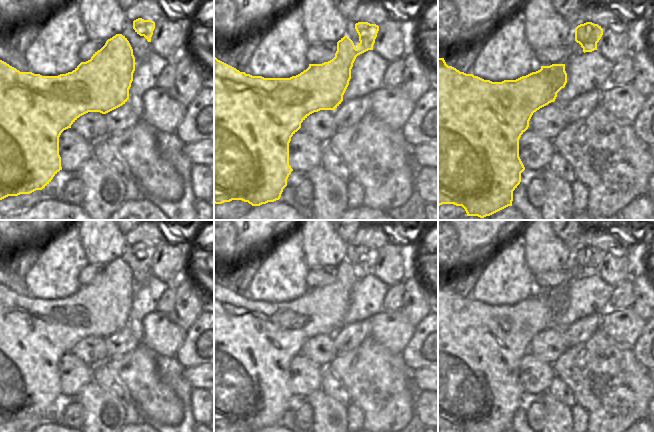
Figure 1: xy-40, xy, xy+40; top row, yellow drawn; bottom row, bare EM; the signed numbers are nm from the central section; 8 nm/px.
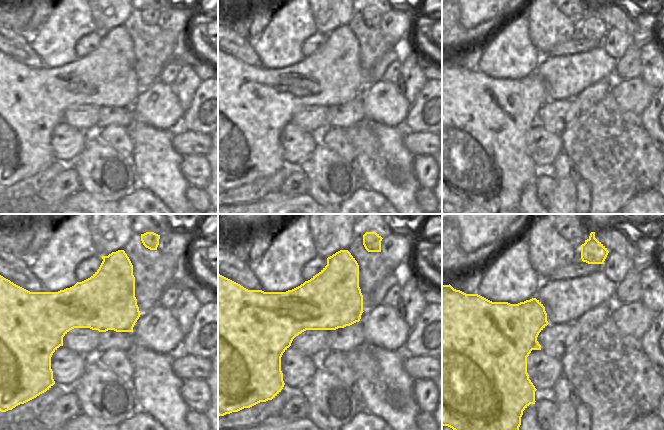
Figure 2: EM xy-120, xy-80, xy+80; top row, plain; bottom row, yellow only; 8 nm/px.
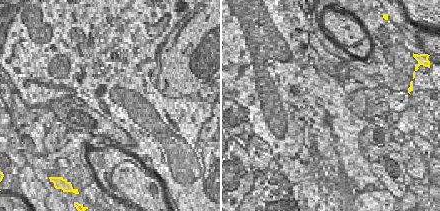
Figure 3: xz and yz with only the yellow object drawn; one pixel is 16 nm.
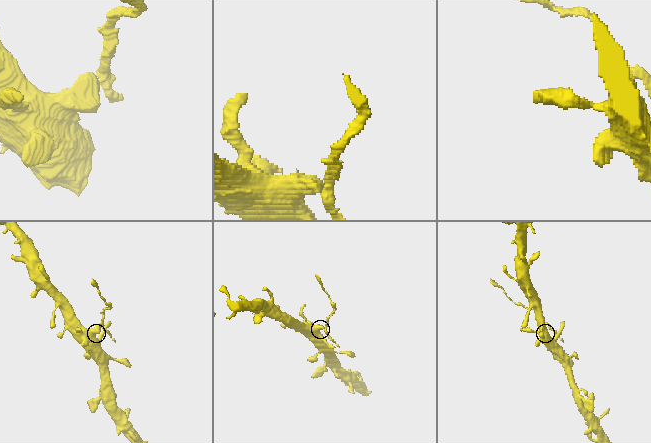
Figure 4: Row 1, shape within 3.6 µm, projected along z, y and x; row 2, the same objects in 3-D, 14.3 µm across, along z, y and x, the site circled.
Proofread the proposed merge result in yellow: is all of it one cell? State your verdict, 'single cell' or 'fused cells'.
fused cells

